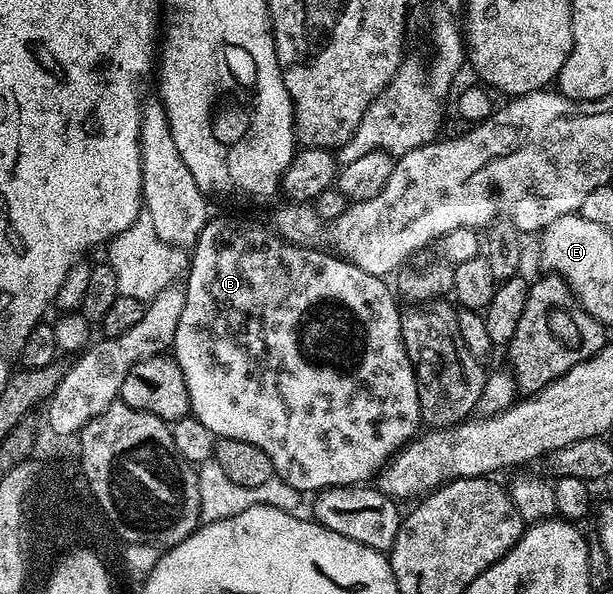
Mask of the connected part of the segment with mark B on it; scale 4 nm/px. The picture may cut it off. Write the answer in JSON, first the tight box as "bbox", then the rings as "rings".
{"bbox":[170,216,422,495],"rings":[[[213,216],[202,227],[191,250],[186,272],[188,285],[183,286],[184,306],[178,315],[176,334],[170,342],[171,348],[176,348],[174,356],[182,367],[182,375],[186,375],[186,387],[192,404],[191,416],[206,423],[206,427],[210,427],[217,438],[242,439],[246,443],[254,443],[254,447],[262,447],[262,451],[270,455],[273,474],[304,495],[331,489],[333,485],[371,482],[371,477],[373,480],[417,436],[422,425],[416,376],[400,334],[402,309],[401,306],[396,306],[397,298],[394,293],[392,298],[391,291],[384,286],[385,278],[370,275],[352,262],[345,261],[343,257],[328,253],[319,253],[316,247],[291,245],[272,232],[267,224],[251,225],[248,221],[231,221],[228,217]]]}

